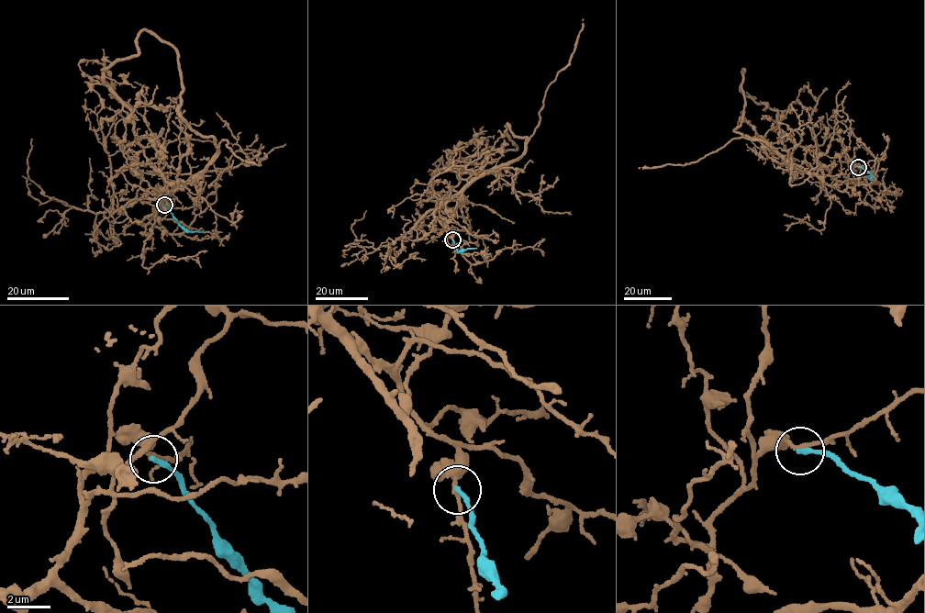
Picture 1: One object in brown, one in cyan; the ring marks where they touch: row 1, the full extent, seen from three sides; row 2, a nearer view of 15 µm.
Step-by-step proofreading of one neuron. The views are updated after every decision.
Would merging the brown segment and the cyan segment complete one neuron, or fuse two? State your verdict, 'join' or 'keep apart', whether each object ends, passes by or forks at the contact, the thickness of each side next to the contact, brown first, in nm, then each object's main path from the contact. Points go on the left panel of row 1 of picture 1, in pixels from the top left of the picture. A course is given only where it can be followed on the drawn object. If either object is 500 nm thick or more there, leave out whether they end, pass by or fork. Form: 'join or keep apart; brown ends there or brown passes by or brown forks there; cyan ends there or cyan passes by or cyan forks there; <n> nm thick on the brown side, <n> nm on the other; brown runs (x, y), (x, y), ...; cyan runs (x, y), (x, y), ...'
keep apart; brown passes by; cyan ends there; 180 nm thick on the brown side, 240 nm on the other; brown runs (163, 205), (154, 211), (167, 195), (201, 176), (222, 139), (249, 162), (257, 164), (263, 152); cyan runs (163, 205), (180, 225), (192, 231), (204, 230)

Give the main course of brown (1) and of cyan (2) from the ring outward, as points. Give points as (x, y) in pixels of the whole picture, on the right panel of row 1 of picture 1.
1: (858, 167), (848, 177), (818, 177), (790, 164), (765, 141), (739, 137), (688, 164), (639, 167)
2: (858, 167), (872, 174), (868, 178), (866, 175)

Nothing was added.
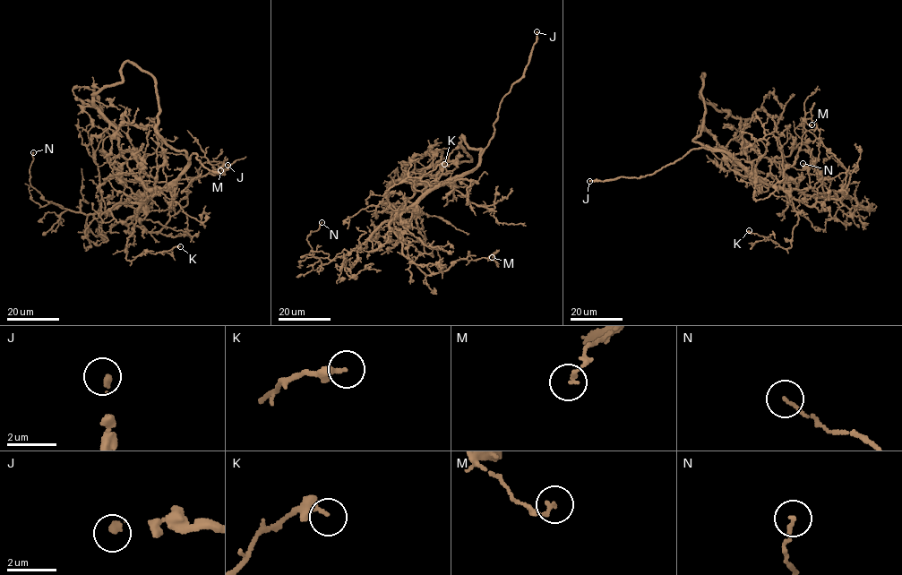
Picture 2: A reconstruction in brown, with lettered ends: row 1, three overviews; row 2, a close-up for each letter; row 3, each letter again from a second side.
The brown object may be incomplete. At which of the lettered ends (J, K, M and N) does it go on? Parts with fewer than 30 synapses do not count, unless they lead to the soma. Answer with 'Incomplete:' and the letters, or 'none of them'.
Incomplete: J

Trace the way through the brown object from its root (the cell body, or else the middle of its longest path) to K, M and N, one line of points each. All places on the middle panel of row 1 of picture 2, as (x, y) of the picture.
K: (425, 195), (405, 210), (396, 210), (390, 207), (383, 194), (408, 177), (422, 176), (444, 164)
M: (425, 195), (390, 222), (403, 254), (428, 275), (445, 270), (460, 259), (488, 258), (497, 251), (492, 257)
N: (425, 195), (402, 208), (348, 253), (332, 260), (321, 251), (313, 252), (306, 239), (322, 222)

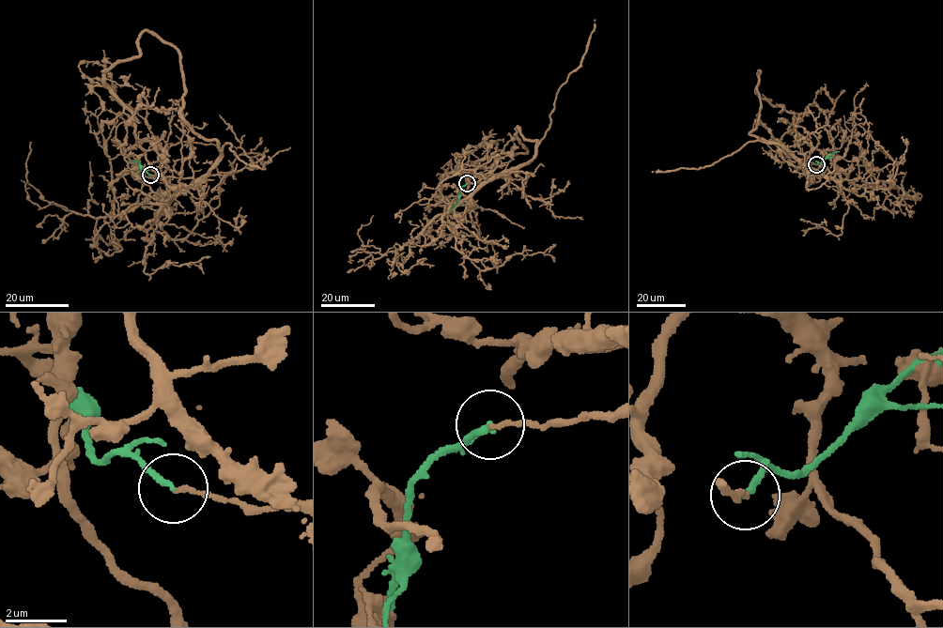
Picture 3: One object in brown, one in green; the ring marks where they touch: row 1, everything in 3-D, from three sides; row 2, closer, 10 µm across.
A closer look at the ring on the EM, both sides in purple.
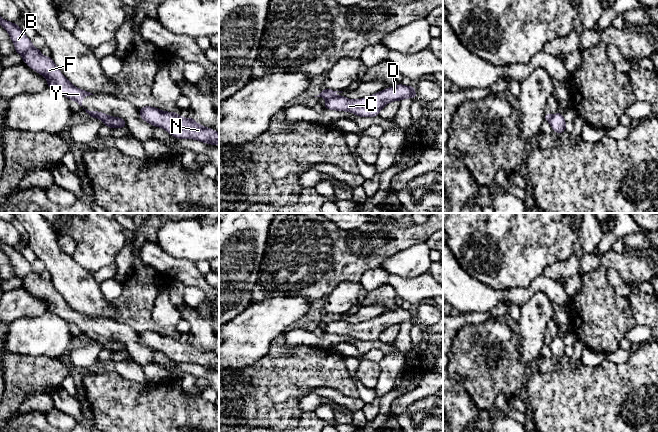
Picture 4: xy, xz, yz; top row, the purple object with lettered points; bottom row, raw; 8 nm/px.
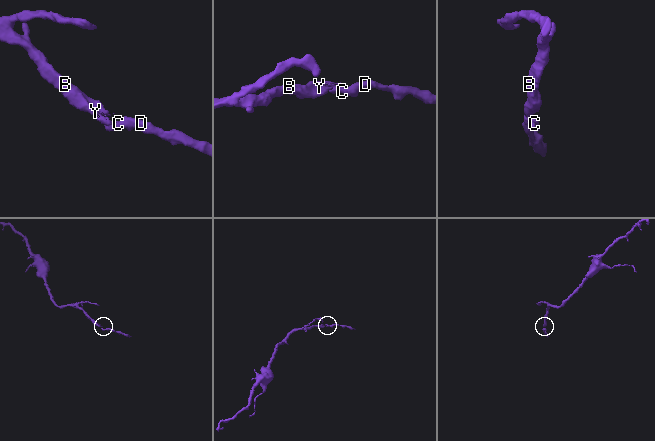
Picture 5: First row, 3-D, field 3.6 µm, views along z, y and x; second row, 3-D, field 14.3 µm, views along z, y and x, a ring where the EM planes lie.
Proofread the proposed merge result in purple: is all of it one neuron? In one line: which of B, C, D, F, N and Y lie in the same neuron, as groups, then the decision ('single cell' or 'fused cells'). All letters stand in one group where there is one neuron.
B F Y / C D N; fused cells

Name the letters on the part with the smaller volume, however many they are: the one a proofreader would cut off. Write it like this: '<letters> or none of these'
C, D, N

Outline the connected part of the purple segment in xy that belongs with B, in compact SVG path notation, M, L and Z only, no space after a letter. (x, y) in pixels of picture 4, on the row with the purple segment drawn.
M1 17L0 24L10 34L10 39L15 45L15 52L22 55L22 62L46 77L47 87L63 94L69 100L76 101L80 106L82 106L84 97L94 95L72 85L56 67L52 57L43 56L41 51L35 48L31 40L22 32L18 24L11 23Z

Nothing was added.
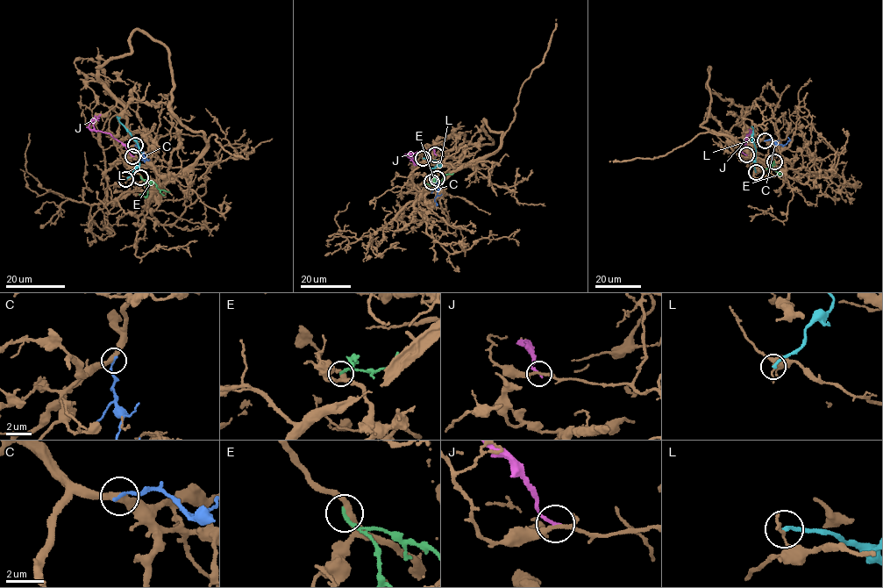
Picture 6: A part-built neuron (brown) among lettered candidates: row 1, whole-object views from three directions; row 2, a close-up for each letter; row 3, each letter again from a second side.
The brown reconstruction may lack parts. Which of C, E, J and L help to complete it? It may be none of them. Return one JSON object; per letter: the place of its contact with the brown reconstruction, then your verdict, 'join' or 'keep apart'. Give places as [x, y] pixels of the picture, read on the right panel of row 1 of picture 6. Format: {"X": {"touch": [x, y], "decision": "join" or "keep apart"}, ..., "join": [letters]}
{"C": {"touch": [765, 140], "decision": "keep apart"}, "E": {"touch": [774, 161], "decision": "keep apart"}, "J": {"touch": [746, 154], "decision": "keep apart"}, "L": {"touch": [756, 172], "decision": "keep apart"}, "join": []}

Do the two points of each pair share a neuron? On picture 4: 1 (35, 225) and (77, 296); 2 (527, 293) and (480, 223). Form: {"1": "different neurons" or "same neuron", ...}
{"1": "same neuron", "2": "different neurons"}

